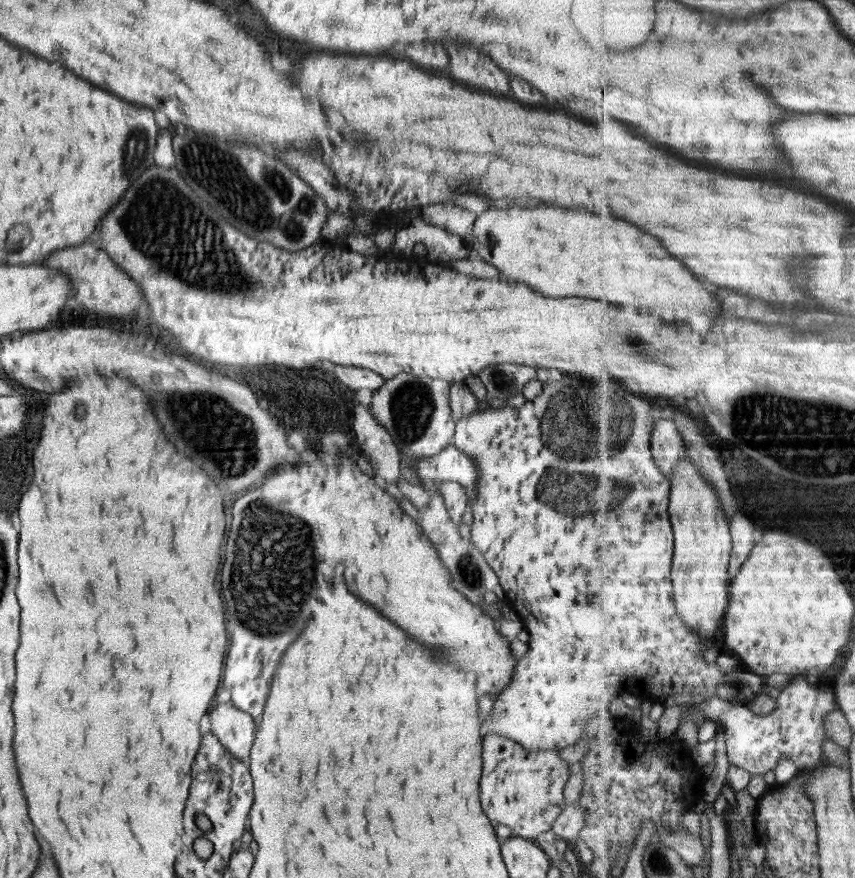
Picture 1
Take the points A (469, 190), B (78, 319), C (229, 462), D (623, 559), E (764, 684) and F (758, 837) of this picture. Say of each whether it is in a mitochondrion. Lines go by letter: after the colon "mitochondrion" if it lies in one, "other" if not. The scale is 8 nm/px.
A: other
B: other
C: mitochondrion
D: other
E: other
F: other

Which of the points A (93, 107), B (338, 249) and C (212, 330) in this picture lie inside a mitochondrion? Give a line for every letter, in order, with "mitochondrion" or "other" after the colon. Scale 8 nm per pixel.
A: other
B: other
C: other

